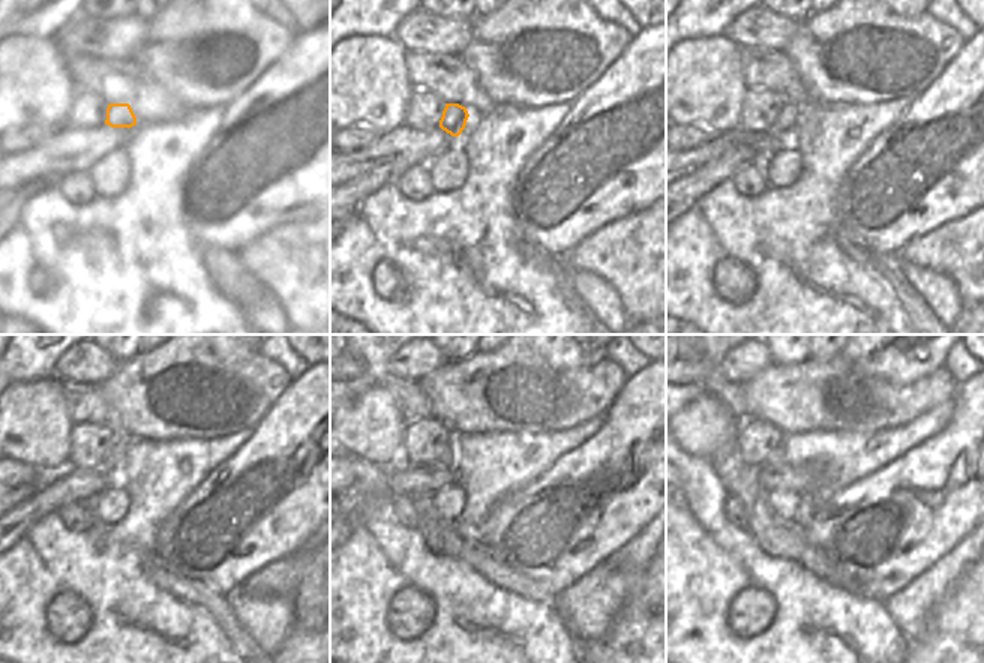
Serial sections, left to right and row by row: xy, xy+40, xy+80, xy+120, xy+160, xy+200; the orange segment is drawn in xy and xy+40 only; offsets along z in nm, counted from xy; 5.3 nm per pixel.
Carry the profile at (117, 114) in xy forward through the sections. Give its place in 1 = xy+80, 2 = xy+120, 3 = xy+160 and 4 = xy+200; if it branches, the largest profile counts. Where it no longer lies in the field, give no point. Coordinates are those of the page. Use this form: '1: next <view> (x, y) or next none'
1: next xy+80 (786, 120)
2: next xy+120 (116, 455)
3: next xy+160 (447, 458)
4: next xy+200 (777, 456)

